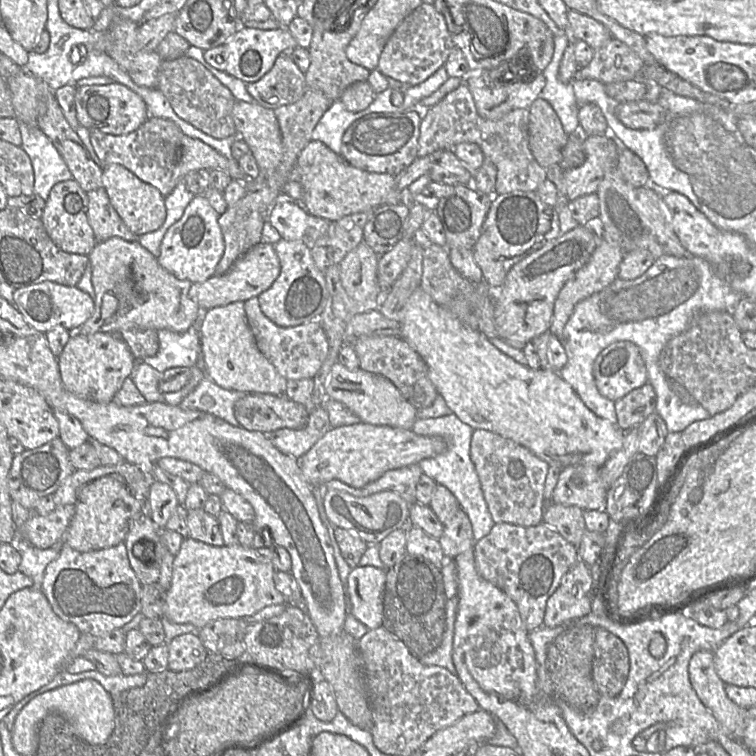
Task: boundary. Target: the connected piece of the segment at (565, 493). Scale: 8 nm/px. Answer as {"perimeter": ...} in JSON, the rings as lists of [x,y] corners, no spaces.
{"perimeter":[[[573,465],[563,468],[552,494],[552,502],[581,510],[605,510],[607,489],[600,468]]]}

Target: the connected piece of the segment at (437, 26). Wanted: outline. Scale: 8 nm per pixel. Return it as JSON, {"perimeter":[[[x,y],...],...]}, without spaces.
{"perimeter":[[[423,3],[412,11],[387,40],[377,69],[386,77],[415,86],[444,67],[450,53],[455,49],[445,18],[433,4]]]}

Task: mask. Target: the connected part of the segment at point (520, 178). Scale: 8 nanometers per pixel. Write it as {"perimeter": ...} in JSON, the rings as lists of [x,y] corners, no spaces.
{"perimeter":[[[462,82],[441,101],[425,111],[420,124],[417,157],[425,157],[435,151],[452,150],[463,142],[475,143],[481,148],[484,158],[496,167],[494,194],[504,195],[514,191],[536,192],[539,185],[547,180],[547,170],[541,167],[532,155],[529,147],[528,123],[529,110],[524,108],[512,110],[498,120],[481,117],[476,109],[473,95],[467,84]]]}

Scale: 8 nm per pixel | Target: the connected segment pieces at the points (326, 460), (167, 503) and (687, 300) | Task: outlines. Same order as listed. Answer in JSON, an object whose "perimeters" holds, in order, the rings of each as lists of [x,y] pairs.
{"perimeters":[[[[357,423],[331,428],[302,457],[298,465],[311,487],[336,479],[351,487],[362,488],[380,478],[385,472],[418,464],[447,449],[446,441],[437,436],[420,436],[410,429]]],[[[159,481],[150,483],[147,513],[158,529],[164,529],[178,505],[176,493],[169,485]]],[[[662,255],[640,277],[633,280],[617,278],[603,290],[578,302],[567,321],[560,340],[567,354],[567,363],[559,371],[560,377],[567,382],[577,393],[583,403],[598,417],[617,425],[615,402],[602,396],[597,389],[593,365],[596,357],[609,345],[617,341],[630,341],[640,350],[643,358],[647,380],[656,393],[655,413],[664,420],[668,432],[682,433],[686,427],[696,421],[712,417],[699,403],[685,404],[670,387],[670,380],[661,370],[659,356],[669,340],[688,329],[695,319],[705,313],[714,311],[727,311],[732,315],[742,295],[730,287],[713,269],[711,264],[697,256],[675,257]]]]}

